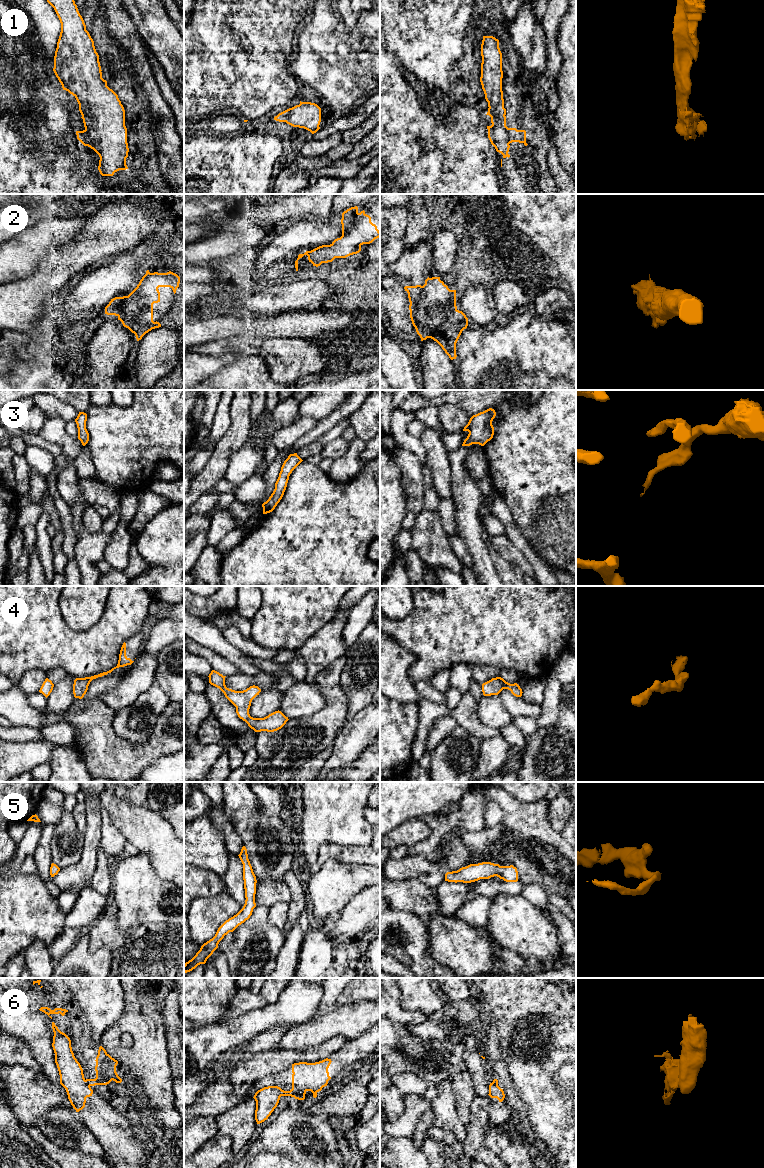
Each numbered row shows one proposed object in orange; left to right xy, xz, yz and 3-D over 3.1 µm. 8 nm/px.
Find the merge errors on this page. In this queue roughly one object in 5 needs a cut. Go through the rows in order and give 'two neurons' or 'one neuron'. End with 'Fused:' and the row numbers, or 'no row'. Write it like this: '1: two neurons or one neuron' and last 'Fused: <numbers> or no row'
1: one neuron
2: one neuron
3: one neuron
4: one neuron
5: one neuron
6: two neurons
Fused: 6

